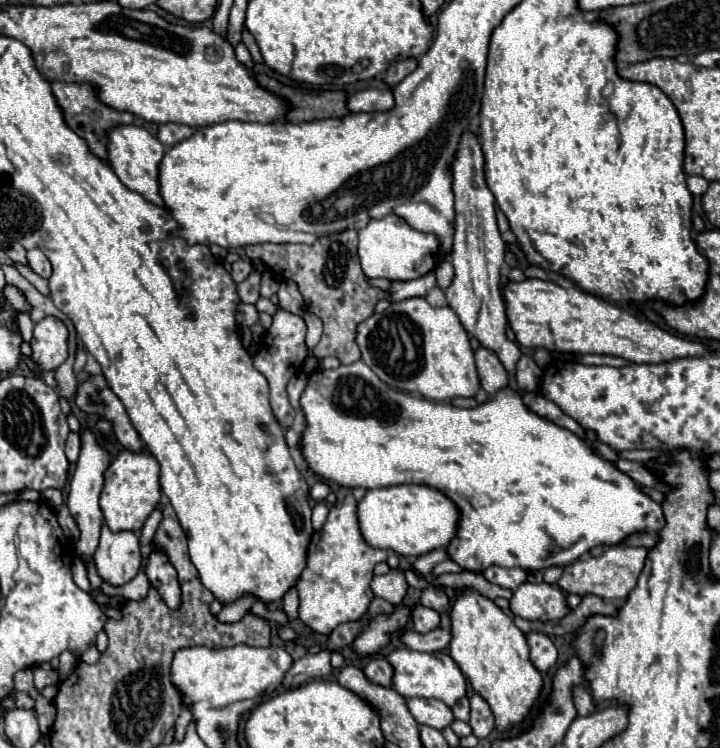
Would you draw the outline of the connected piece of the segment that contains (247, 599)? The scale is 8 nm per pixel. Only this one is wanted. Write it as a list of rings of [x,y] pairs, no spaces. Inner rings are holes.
[[[245,594],[245,596],[241,596],[239,600],[235,600],[235,602],[231,602],[231,604],[225,604],[223,610],[217,614],[217,618],[219,618],[221,622],[239,622],[239,618],[243,618],[243,614],[245,614],[255,602],[257,602],[255,596]]]

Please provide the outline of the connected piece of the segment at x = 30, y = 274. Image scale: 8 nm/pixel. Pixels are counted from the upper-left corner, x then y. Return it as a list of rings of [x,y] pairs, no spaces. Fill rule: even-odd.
[[[14,263],[19,272],[32,283],[39,292],[50,298],[48,280],[42,278],[31,270],[30,267]]]

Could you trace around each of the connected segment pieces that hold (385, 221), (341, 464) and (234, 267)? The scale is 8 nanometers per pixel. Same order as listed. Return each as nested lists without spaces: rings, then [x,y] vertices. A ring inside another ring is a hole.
[[[389,214],[381,220],[371,220],[365,228],[359,230],[359,262],[367,278],[387,278],[395,280],[415,280],[435,270],[439,264],[439,242],[433,234],[423,234],[413,230],[399,216]]]
[[[359,360],[335,370],[313,372],[301,396],[301,408],[307,418],[301,454],[309,468],[325,480],[347,488],[427,484],[447,494],[461,510],[459,530],[447,552],[463,570],[483,572],[493,564],[503,568],[517,566],[527,572],[567,566],[597,544],[617,546],[635,532],[659,532],[663,526],[661,506],[641,492],[641,486],[633,478],[613,462],[603,460],[587,440],[537,416],[523,404],[521,394],[509,386],[499,390],[495,400],[487,400],[475,408],[455,408],[391,390]],[[583,538],[587,540],[585,550],[571,550]]]
[[[240,259],[231,265],[231,276],[235,283],[240,283],[245,280],[252,272],[252,264],[248,260]]]

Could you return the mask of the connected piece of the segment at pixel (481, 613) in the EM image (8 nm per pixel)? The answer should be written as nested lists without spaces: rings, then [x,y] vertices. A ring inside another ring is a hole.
[[[463,588],[457,592],[449,618],[449,654],[459,664],[473,690],[489,702],[495,714],[495,728],[503,732],[513,724],[523,722],[543,686],[539,670],[535,670],[529,660],[525,634],[513,624],[513,618],[509,618],[493,600],[485,598],[473,588]]]

